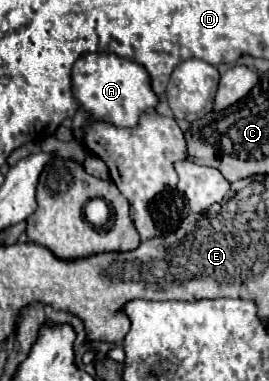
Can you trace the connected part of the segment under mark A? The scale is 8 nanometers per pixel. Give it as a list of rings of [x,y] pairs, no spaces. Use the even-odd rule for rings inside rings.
[[[95,52],[83,54],[73,66],[73,96],[79,106],[89,110],[93,118],[103,118],[115,126],[135,126],[139,114],[145,108],[153,108],[159,100],[157,94],[151,92],[149,74],[143,66],[123,60],[111,52]]]

